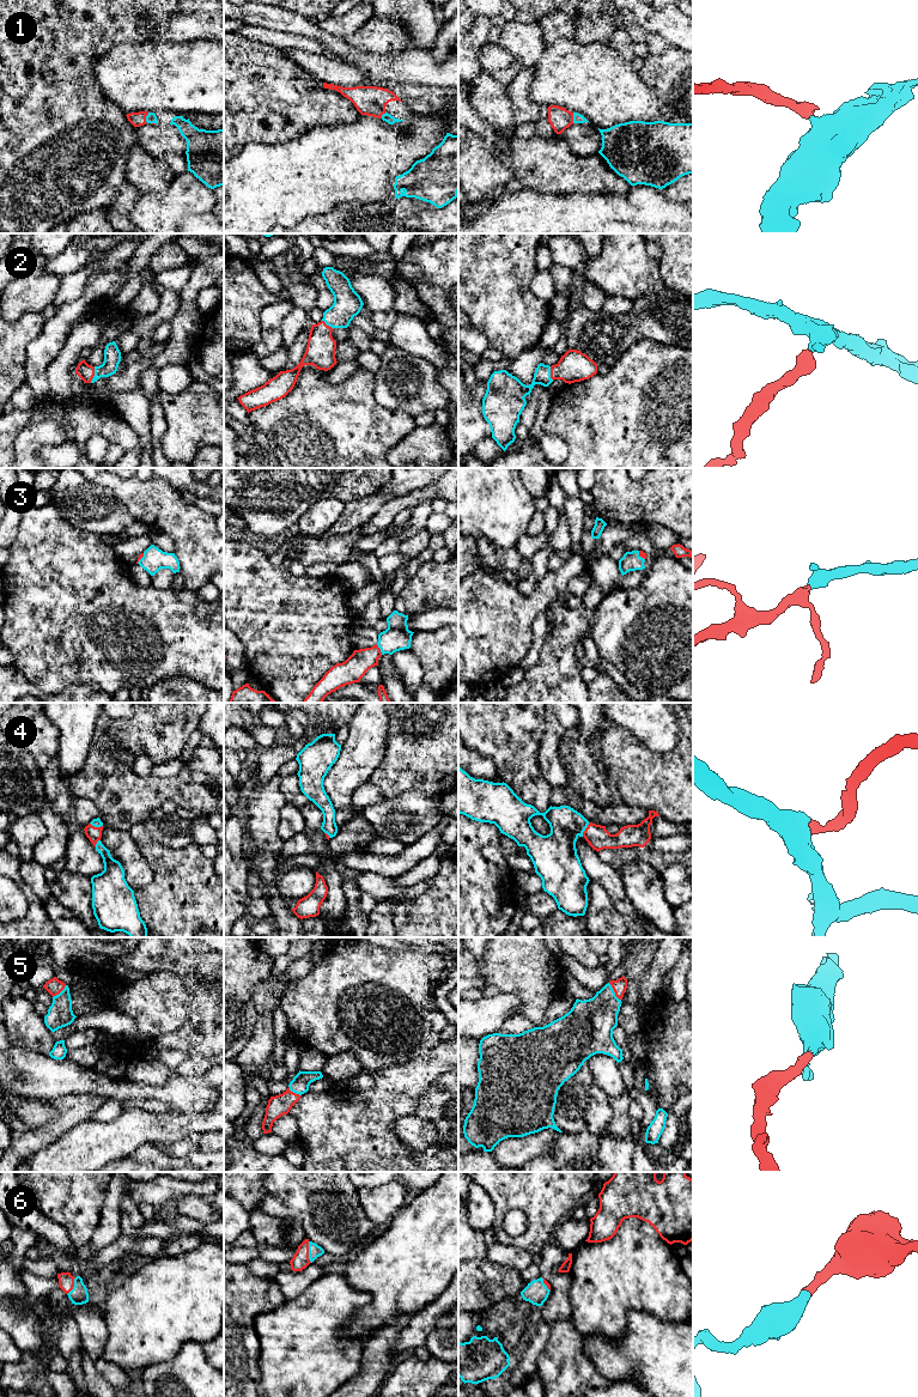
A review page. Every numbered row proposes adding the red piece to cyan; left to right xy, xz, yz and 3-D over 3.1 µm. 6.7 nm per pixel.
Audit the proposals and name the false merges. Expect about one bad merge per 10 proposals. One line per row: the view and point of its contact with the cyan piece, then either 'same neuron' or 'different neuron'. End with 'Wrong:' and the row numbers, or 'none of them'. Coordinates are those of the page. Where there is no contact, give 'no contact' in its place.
1: contact xy (146, 117); same neuron
2: contact xy (95, 375); same neuron
3: contact xz (380, 648); same neuron
4: contact yz (584, 830); same neuron
5: contact yz (613, 991); same neuron
6: contact xz (309, 1252); same neuron
Wrong: none of them

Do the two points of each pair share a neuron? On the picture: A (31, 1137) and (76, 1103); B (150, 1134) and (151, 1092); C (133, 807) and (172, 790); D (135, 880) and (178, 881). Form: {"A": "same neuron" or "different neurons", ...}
{"A": "same neuron", "B": "different neurons", "C": "same neuron", "D": "different neurons"}

